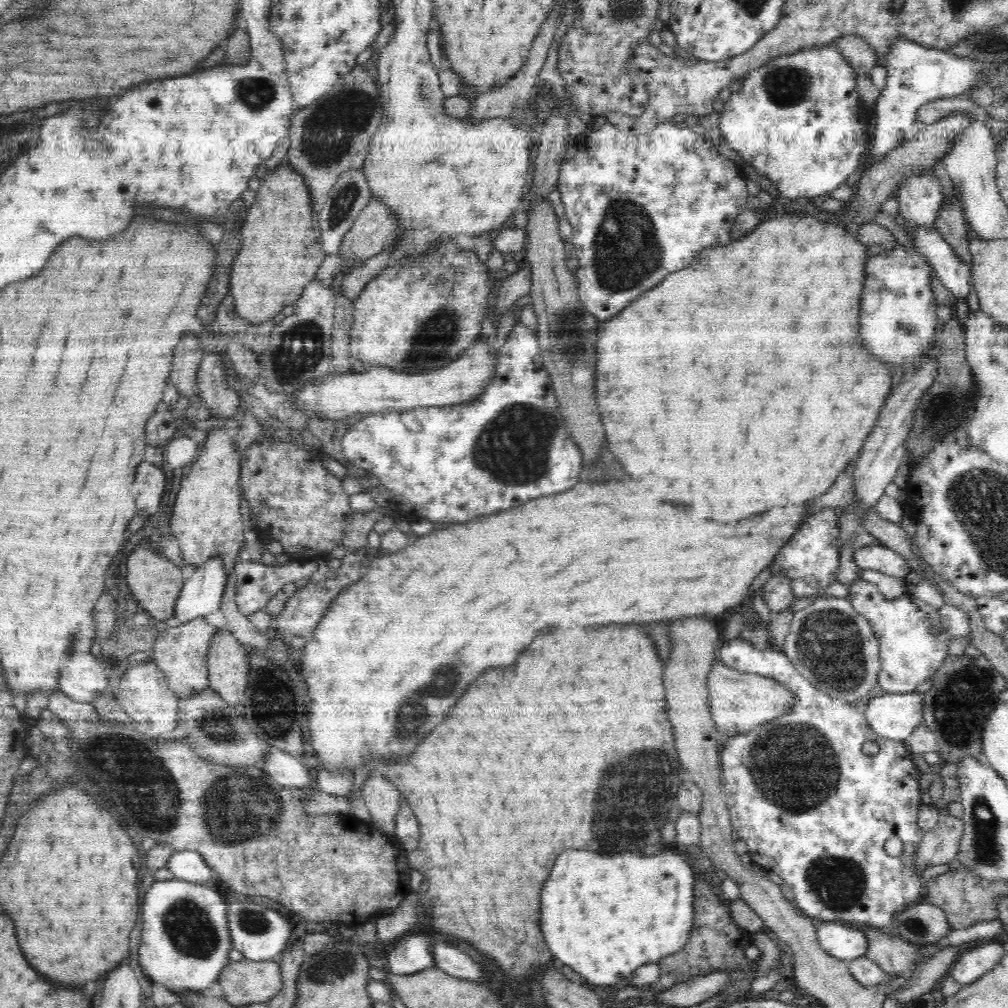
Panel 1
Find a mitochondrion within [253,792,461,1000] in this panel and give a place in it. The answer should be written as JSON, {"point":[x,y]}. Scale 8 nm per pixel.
{"point":[334,965]}

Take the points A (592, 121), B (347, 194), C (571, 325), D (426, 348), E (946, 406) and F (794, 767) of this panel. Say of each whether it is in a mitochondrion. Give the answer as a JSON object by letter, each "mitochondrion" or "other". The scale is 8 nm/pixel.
{"A":"other","B":"mitochondrion","C":"mitochondrion","D":"mitochondrion","E":"mitochondrion","F":"mitochondrion"}

